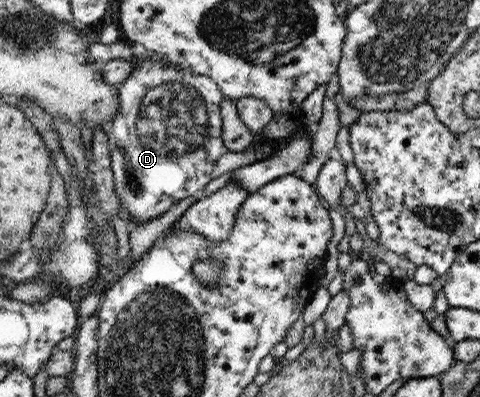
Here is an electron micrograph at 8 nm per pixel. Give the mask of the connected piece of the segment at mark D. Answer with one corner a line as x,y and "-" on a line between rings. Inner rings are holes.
144,55
133,64
133,74
120,83
119,111
109,126
109,146
117,193
134,224
143,224
165,214
179,200
200,194
215,178
268,158
274,152
277,141
270,139
244,152
234,153
227,148
222,112
222,100
227,95
211,77
171,68
164,62
144,58

